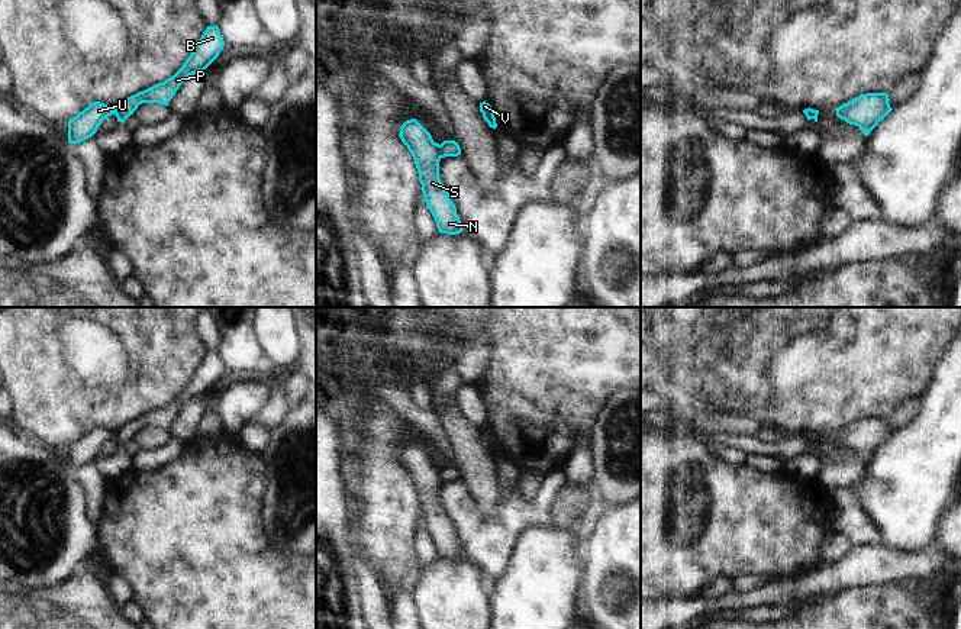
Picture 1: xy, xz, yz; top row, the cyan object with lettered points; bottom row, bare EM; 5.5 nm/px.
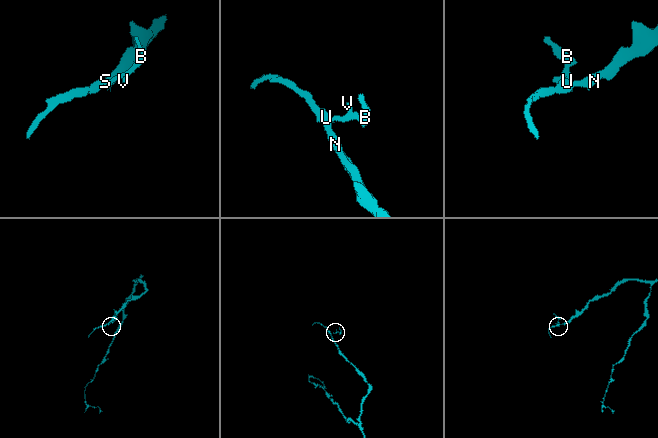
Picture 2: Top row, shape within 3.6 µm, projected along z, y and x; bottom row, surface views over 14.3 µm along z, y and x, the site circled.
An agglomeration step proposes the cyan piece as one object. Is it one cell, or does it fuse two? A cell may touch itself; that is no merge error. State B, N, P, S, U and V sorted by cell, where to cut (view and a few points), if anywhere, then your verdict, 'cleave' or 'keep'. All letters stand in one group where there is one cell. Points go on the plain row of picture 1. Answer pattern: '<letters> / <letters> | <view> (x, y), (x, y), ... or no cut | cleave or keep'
B P V / N S U | xz (438, 470), (441, 481) | cleave

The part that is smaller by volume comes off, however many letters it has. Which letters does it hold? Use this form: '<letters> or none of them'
B, P, V

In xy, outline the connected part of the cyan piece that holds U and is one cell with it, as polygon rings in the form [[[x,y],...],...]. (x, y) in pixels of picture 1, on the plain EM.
[[[100,426],[91,428],[68,445],[68,467],[72,470],[91,462],[101,446],[112,439],[115,439],[115,433],[110,430]]]

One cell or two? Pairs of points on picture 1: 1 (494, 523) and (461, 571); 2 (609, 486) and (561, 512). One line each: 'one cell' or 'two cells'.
1: two cells
2: two cells

